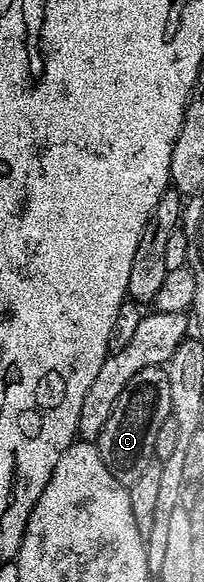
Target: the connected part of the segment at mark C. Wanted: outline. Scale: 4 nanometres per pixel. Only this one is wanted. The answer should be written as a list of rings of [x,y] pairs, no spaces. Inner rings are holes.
[[[161,366],[153,368],[141,368],[125,388],[121,388],[121,396],[117,396],[117,404],[113,404],[113,412],[109,412],[109,420],[105,420],[105,428],[101,432],[97,443],[101,452],[101,460],[105,460],[105,468],[113,472],[113,476],[121,485],[128,487],[149,468],[151,462],[156,461],[155,445],[157,444],[157,432],[161,429],[161,424],[171,417],[171,401],[169,400],[169,376],[166,369]]]

